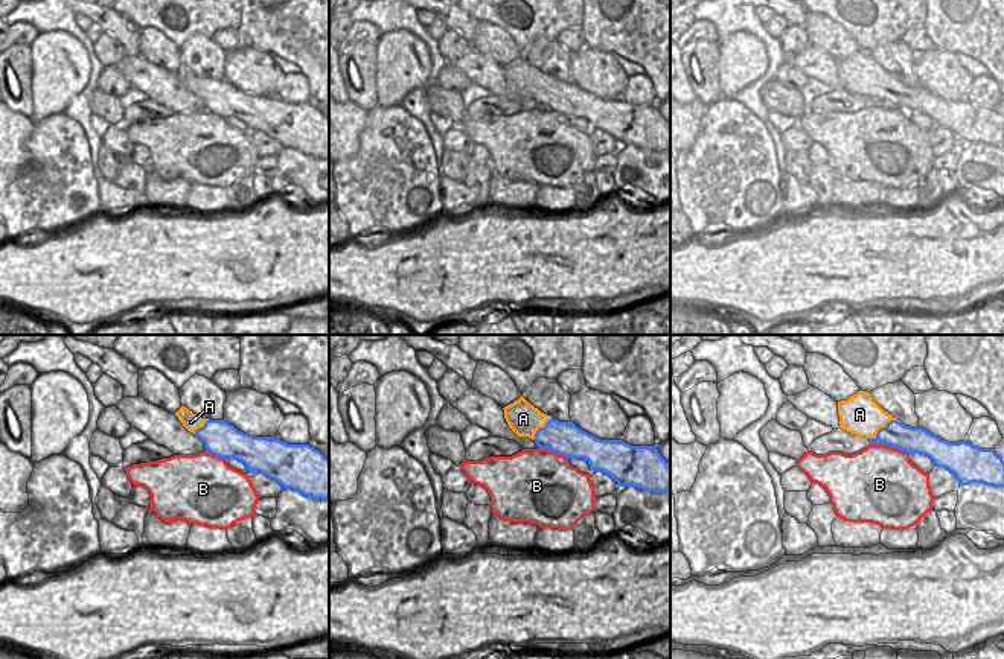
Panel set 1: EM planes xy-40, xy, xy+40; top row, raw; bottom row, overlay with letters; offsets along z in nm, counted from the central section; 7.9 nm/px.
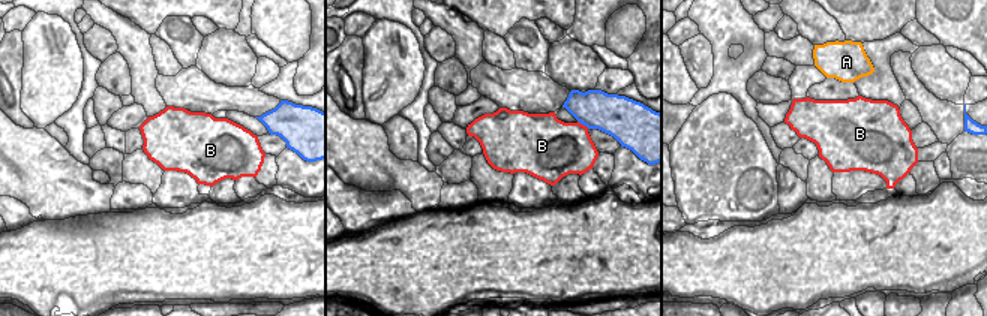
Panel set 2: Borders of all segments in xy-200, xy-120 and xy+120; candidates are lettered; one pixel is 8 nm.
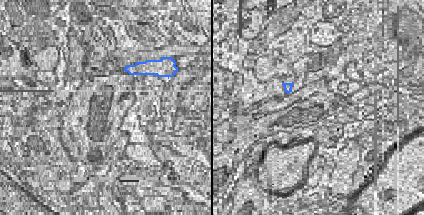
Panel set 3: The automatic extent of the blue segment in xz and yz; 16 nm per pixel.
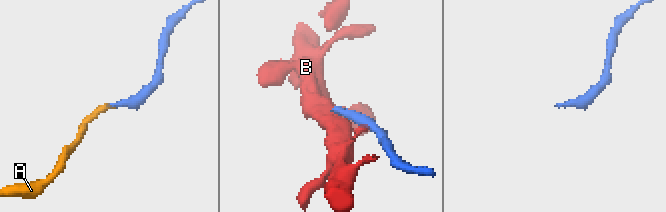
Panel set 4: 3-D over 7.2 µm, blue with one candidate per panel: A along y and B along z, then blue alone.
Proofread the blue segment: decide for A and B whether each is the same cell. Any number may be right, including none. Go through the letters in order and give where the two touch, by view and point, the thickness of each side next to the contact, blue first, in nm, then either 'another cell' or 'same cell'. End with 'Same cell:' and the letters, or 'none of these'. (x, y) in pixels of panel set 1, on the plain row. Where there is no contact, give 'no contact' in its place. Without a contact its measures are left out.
A: meets blue in xy+40 at (885, 85); 220 nm thick on the blue side, 320 nm on the other; same cell
B: meets blue in xy+40 at (890, 104); 220 nm thick on the blue side, 480 nm on the other; another cell
Same cell: A

